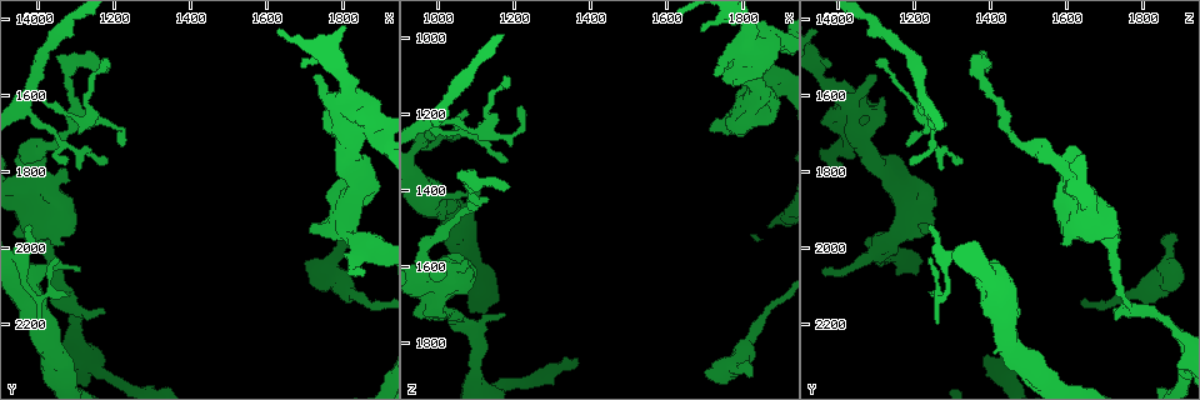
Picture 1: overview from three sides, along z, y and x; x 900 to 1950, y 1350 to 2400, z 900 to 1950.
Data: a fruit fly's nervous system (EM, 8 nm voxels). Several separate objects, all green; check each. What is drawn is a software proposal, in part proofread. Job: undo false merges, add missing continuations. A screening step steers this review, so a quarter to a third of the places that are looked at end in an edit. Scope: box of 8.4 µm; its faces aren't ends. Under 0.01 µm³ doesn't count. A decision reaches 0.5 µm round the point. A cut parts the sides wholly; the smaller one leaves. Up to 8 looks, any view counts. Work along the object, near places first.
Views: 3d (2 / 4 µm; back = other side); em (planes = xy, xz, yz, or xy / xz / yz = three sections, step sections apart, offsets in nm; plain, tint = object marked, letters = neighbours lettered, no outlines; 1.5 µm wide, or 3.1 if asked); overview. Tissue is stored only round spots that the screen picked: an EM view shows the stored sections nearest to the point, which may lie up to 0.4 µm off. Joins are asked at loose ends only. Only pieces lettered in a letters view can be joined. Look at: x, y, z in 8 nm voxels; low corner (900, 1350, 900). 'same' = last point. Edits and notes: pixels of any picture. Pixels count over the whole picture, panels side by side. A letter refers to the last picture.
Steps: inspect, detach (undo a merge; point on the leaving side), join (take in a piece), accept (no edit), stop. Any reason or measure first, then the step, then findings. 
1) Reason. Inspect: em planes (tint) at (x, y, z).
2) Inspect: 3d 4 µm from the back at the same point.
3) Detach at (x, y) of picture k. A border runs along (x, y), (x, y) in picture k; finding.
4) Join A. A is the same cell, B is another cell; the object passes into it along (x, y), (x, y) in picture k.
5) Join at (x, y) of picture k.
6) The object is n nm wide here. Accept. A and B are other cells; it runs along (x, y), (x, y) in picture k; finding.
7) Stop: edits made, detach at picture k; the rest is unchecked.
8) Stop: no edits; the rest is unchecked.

Tapers out. Inspect: em yz step 4 (letters) at (1105, 2060, 1400).

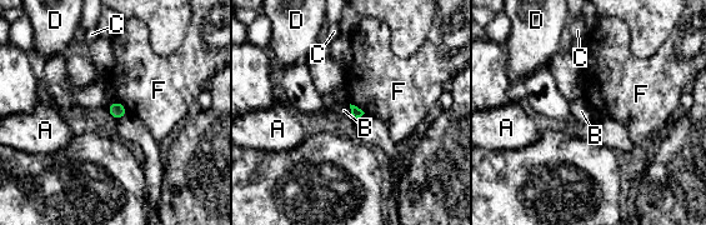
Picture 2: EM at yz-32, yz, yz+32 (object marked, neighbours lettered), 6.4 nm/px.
Another direction. Inspect: em planes (letters) at the same point.

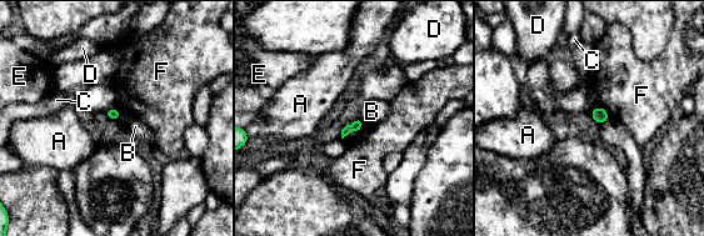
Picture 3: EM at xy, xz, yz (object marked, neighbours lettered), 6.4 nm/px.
Accept. A, B, C, D, E and F are other cells; no lettered piece goes on from it.

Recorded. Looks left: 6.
An open end. Inspect: em planes (letters) at (1180, 1775, 1335).

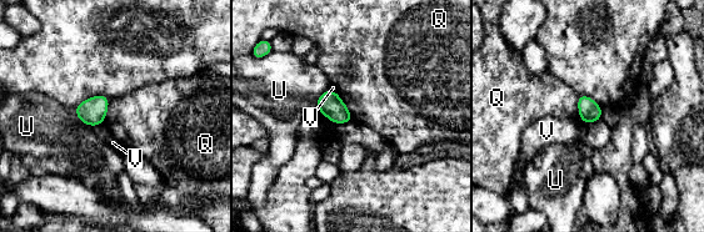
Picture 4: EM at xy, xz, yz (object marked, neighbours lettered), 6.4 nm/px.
Accept. Q, U and V are other cells; a border runs along (336, 91), (353, 119) in picture 4; none of them fits.

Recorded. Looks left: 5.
Free end. Inspect: em planes (letters) at (1690, 1525, 980).

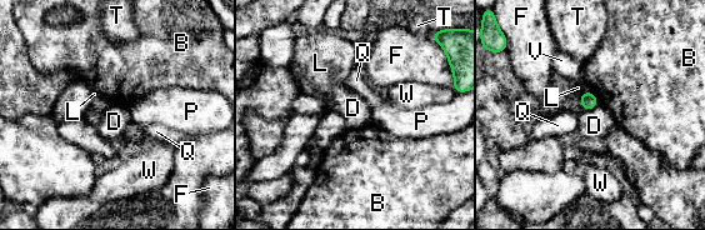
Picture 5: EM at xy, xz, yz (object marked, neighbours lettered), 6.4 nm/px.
The object is 110 nm wide here. Accept. B, D, F, L, P, Q, T, V and W are other cells; a border runs along (598, 104), (583, 111) in picture 5; no lettered piece goes on from it.

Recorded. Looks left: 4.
Stop: no edits; the rest is unchecked.

